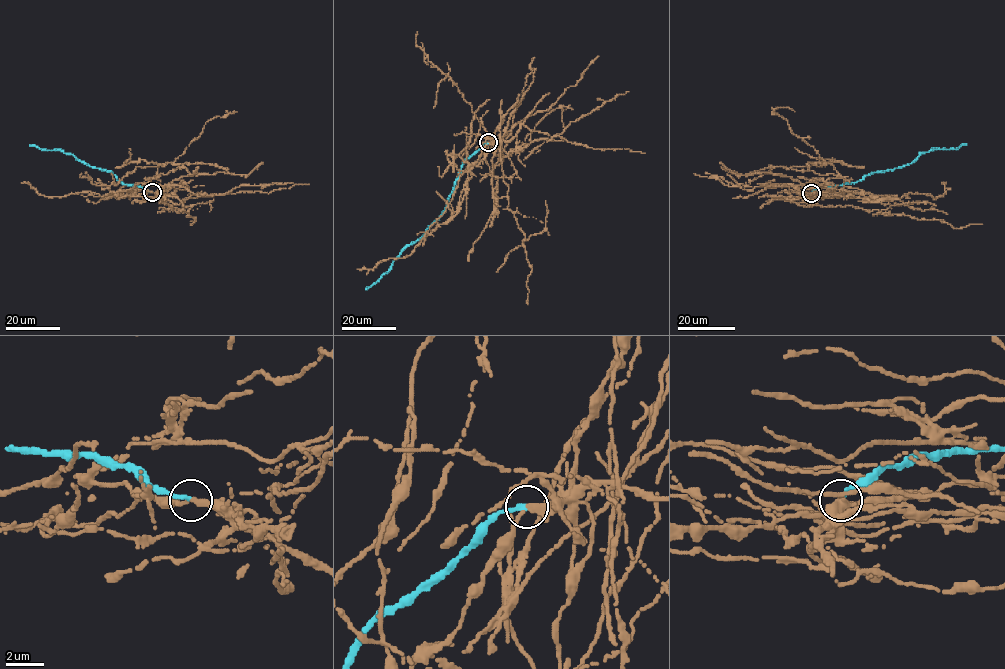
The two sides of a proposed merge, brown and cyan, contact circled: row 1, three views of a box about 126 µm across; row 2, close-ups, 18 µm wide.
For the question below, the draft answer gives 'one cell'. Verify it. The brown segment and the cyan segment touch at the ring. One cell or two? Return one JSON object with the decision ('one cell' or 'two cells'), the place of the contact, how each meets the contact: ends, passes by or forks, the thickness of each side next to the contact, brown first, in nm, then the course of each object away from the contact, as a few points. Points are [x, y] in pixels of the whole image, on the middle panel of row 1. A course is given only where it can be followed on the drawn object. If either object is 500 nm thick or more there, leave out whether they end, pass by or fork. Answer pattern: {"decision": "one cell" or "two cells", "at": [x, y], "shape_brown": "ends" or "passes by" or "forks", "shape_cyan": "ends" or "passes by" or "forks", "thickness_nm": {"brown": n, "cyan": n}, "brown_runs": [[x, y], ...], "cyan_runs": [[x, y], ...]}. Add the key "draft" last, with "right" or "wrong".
{"decision": "two cells", "at": [488, 142], "shape_brown": "passes by", "shape_cyan": "ends", "thickness_nm": {"brown": 300, "cyan": 280}, "brown_runs": [[488, 142], [473, 163], [484, 156], [491, 172], [502, 158], [501, 150], [453, 81], [415, 45], [417, 31]], "cyan_runs": [[488, 143], [465, 159], [442, 215], [365, 290]], "draft": "wrong"}

